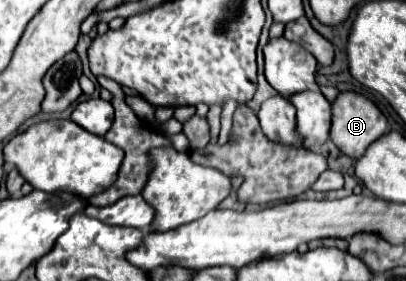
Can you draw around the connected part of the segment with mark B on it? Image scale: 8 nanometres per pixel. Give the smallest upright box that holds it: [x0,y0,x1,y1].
[331,93,389,159]

